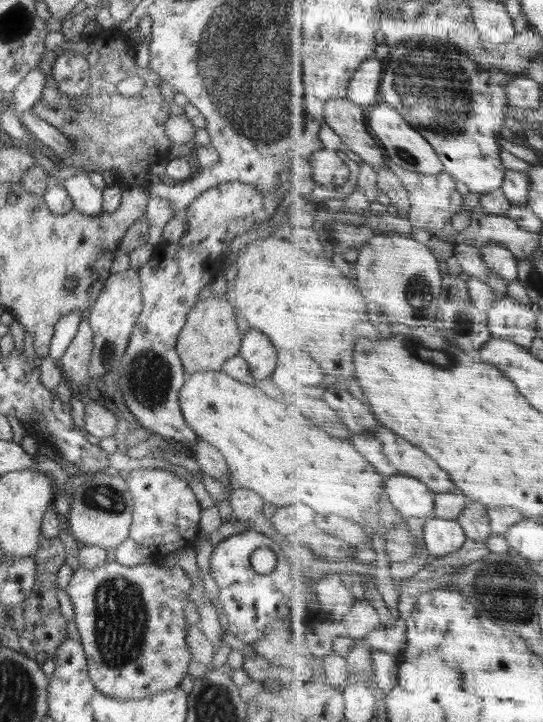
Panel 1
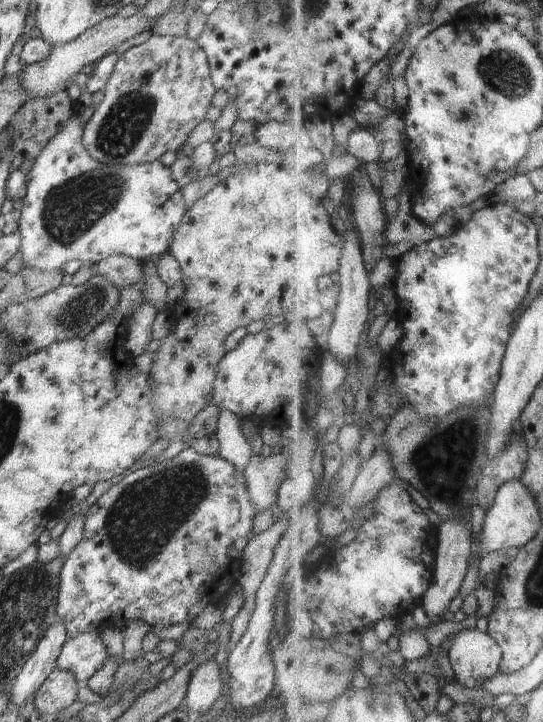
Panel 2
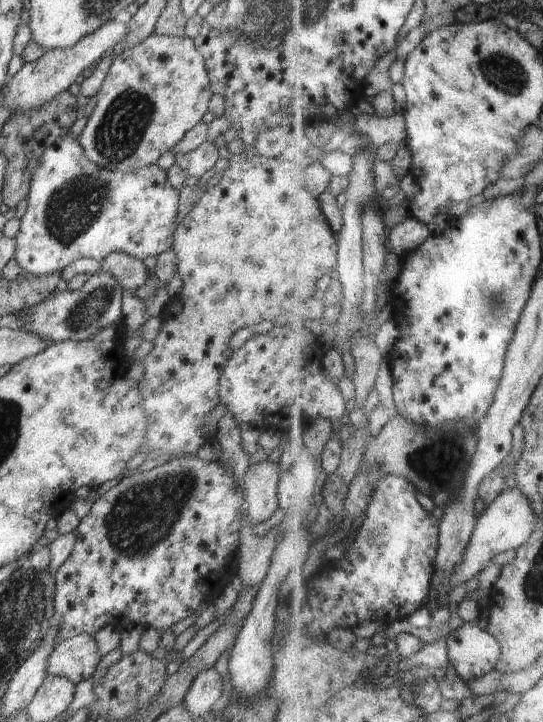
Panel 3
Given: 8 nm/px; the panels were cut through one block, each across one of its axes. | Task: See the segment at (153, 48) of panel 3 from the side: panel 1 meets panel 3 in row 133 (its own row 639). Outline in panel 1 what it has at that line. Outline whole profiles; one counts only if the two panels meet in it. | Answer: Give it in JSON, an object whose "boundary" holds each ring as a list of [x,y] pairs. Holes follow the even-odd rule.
{"boundary":[[[107,561],[98,568],[80,566],[73,572],[66,592],[73,605],[90,680],[100,692],[115,699],[142,700],[154,692],[180,687],[193,660],[186,641],[189,624],[184,614],[192,587],[192,579],[184,569],[162,567],[152,561],[134,566]]]}

